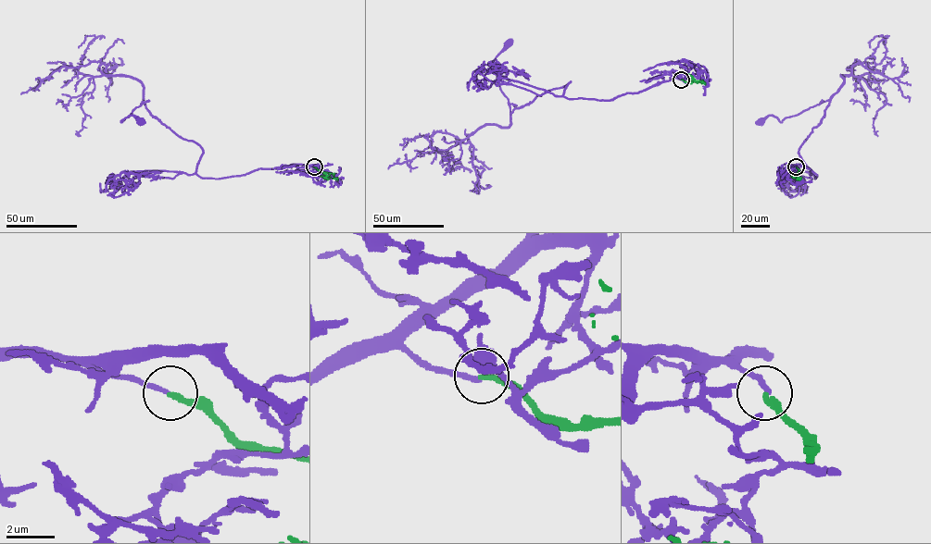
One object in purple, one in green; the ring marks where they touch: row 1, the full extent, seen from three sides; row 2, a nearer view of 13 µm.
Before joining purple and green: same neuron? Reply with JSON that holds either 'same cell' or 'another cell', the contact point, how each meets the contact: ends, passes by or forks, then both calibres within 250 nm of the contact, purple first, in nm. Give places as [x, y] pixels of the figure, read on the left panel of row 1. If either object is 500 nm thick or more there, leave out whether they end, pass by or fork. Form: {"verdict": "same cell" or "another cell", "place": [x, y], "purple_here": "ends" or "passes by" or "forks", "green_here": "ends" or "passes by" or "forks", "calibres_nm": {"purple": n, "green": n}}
{"verdict": "same cell", "place": [314, 166], "purple_here": "ends", "green_here": "ends", "calibres_nm": {"purple": 190, "green": 240}}

